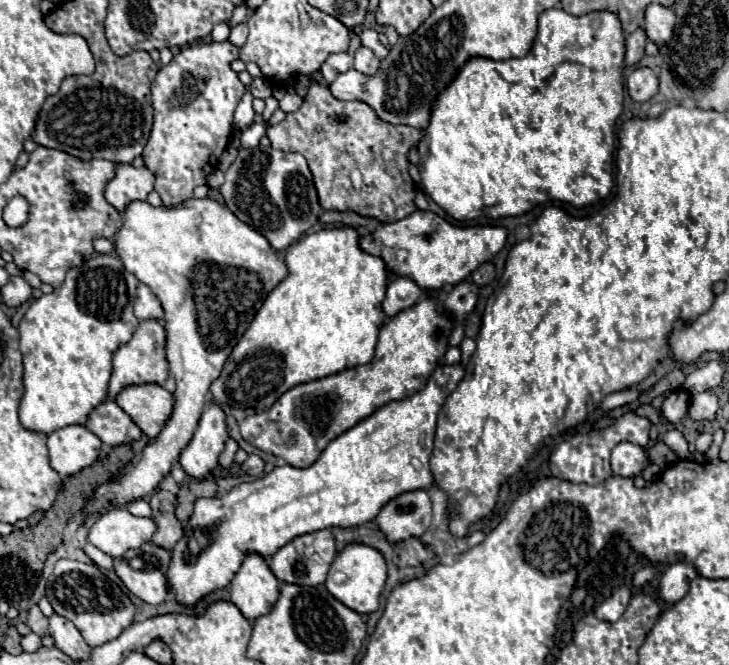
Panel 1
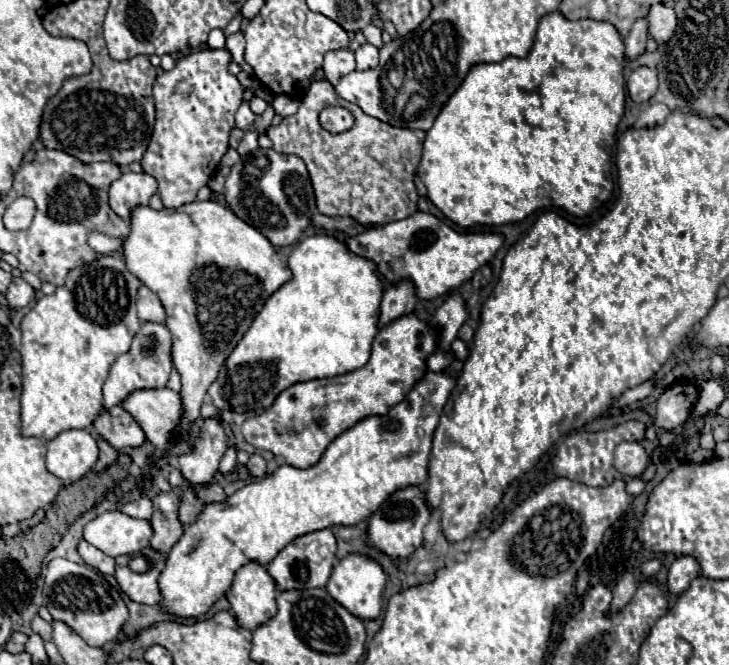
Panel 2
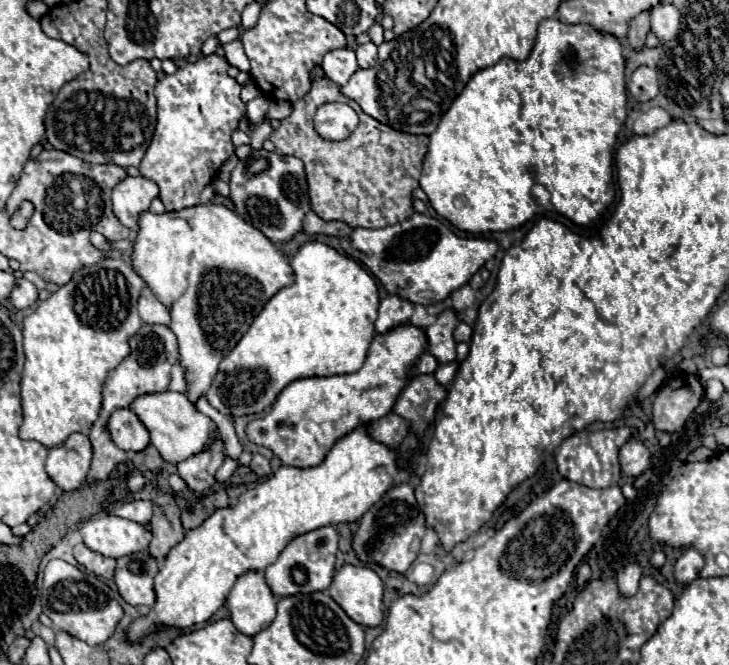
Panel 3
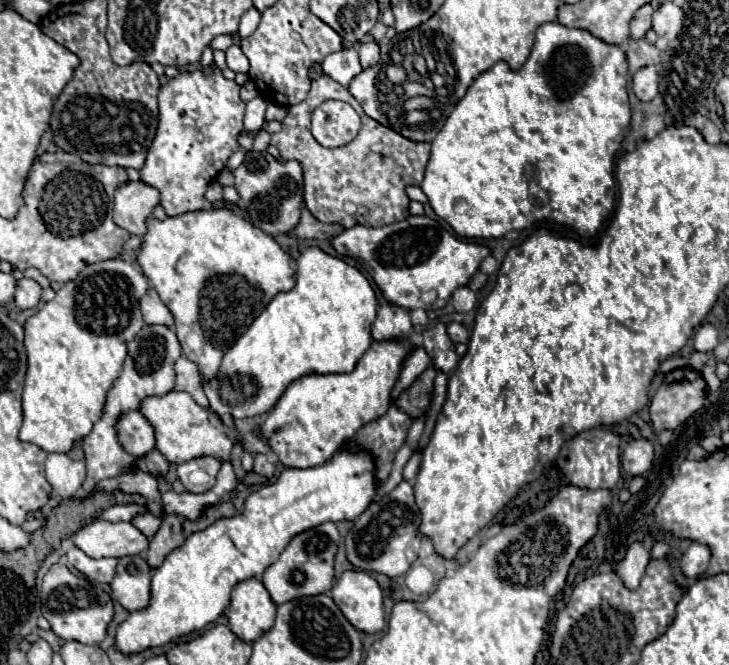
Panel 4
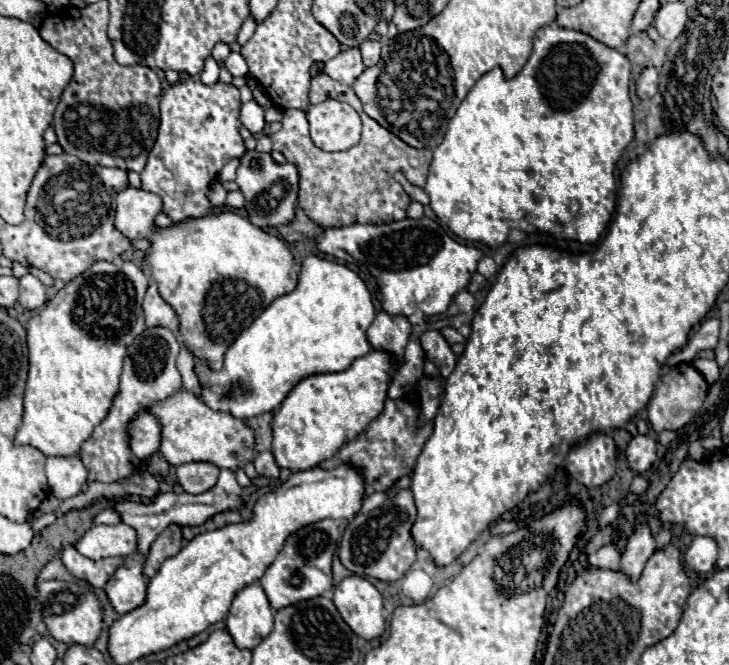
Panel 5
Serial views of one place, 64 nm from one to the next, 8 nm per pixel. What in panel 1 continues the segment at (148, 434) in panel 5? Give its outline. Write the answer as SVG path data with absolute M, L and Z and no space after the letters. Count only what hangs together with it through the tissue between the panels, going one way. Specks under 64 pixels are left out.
M110 400L92 410L86 428L110 448L130 444L142 436L142 430L132 422L132 418L116 402Z

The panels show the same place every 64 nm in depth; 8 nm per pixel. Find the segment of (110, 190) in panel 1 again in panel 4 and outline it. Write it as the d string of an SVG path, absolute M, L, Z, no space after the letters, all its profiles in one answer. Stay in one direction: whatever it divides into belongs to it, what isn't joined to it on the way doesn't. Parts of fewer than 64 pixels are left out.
M126 182L114 196L114 222L134 236L144 236L146 222L160 202L156 188L144 182Z

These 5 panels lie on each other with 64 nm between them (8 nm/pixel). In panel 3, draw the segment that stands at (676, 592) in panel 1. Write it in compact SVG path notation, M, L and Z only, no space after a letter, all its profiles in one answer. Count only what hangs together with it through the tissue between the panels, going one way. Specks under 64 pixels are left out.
M686 548L684 554L676 560L676 566L674 566L676 580L684 582L684 584L690 584L692 580L698 578L700 570L704 568L704 564L706 564L706 558L704 558L704 554L700 550Z

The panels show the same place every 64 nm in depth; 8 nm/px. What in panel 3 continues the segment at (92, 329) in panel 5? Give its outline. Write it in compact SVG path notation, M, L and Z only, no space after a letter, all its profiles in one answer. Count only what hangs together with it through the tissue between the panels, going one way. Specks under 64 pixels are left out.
M104 258L94 266L80 268L68 284L60 286L58 292L40 302L38 308L24 318L22 334L26 364L22 372L22 440L36 440L46 448L56 448L64 444L72 432L90 432L102 406L102 388L108 372L128 356L128 340L142 326L136 304L144 288L146 282L130 264L120 258Z

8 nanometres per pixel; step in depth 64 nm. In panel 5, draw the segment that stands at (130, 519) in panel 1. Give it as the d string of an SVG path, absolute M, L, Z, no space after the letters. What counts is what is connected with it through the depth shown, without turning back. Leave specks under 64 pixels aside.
M122 522L116 526L92 526L76 542L76 550L90 560L100 560L106 556L128 556L136 550L136 532Z

